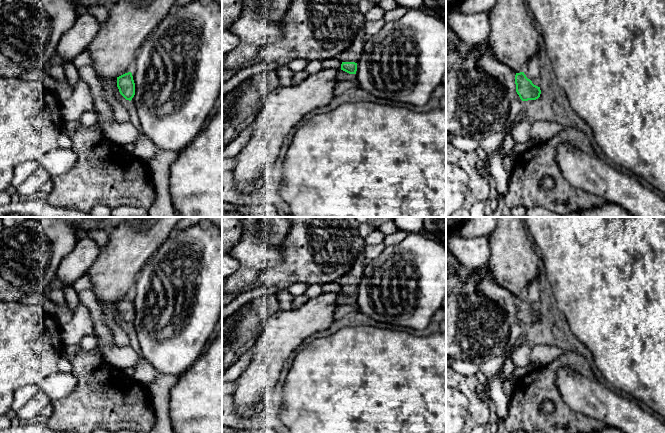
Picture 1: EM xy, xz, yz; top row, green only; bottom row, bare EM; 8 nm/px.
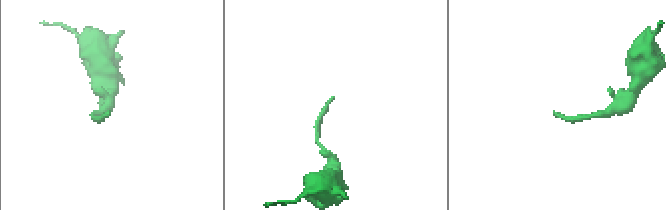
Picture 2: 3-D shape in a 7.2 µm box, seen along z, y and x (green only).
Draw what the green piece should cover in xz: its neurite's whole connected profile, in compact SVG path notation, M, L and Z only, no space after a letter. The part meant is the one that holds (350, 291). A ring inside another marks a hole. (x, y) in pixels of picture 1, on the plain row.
M362 252L355 260L350 271L339 279L339 284L342 286L341 294L356 298L357 286L360 284L363 277L363 270L367 262L364 252Z

